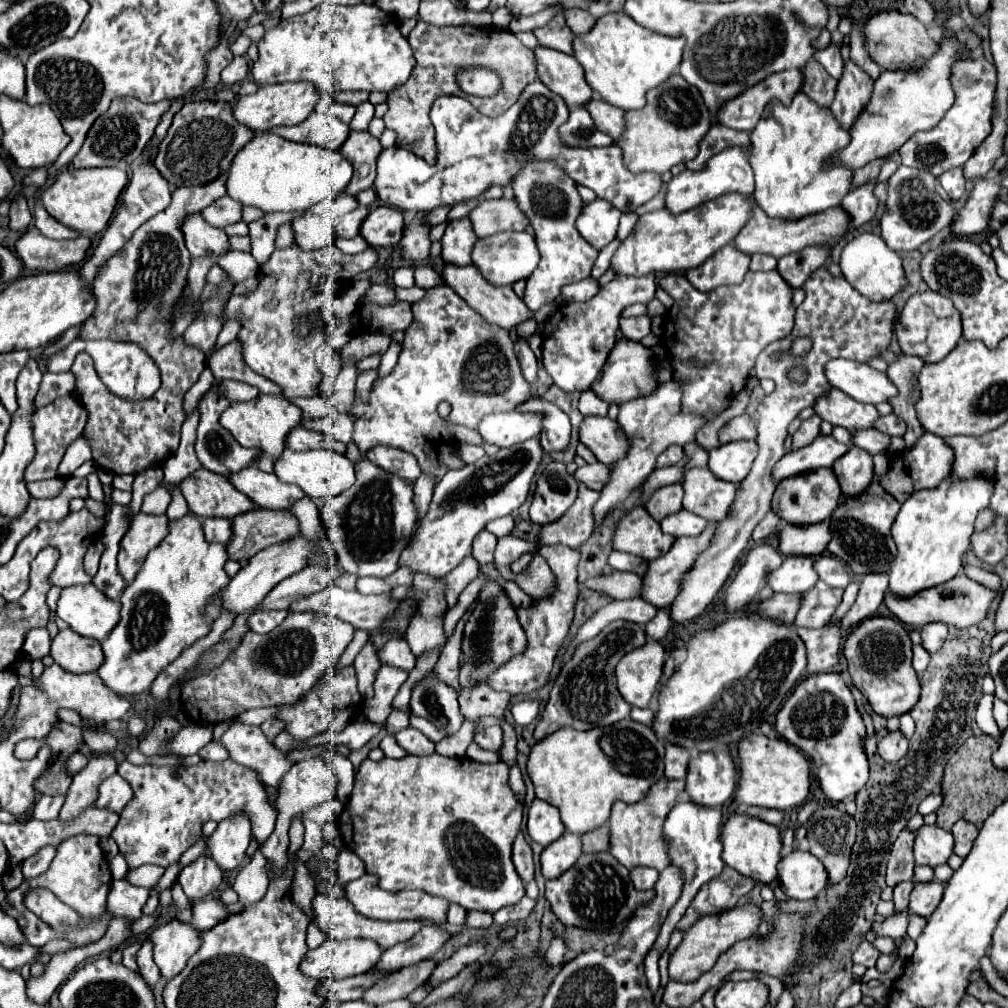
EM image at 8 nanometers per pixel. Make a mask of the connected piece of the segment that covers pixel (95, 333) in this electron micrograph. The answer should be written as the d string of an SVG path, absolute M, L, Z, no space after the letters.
M218 176L206 186L176 188L168 208L152 216L134 236L116 252L94 280L94 296L98 308L94 316L86 320L80 338L82 340L128 340L144 348L160 368L162 384L150 400L122 400L114 396L106 384L98 382L94 372L94 360L82 352L76 356L72 372L76 374L76 388L80 402L88 410L88 424L84 434L90 440L96 466L104 466L114 474L138 474L152 466L162 466L170 458L180 442L180 428L184 422L182 400L186 390L198 380L204 370L204 352L184 344L182 338L170 342L172 330L172 304L182 296L186 288L186 274L190 268L190 252L184 246L180 222L190 212L202 212L216 198L226 194L226 176Z

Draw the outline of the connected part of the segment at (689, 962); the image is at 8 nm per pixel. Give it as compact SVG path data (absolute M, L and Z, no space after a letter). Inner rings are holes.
M744 904L744 906L734 906L732 910L720 912L716 916L702 916L694 926L690 926L684 932L682 944L674 950L670 956L670 978L678 982L694 982L698 980L704 972L708 972L720 954L724 954L732 944L738 940L746 940L750 936L758 934L758 926L762 922L762 910L754 904Z

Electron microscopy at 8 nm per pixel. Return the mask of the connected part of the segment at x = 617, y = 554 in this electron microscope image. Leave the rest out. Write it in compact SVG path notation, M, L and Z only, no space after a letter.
M612 551L608 557L608 564L615 570L633 571L640 577L643 577L648 569L646 560L620 551Z

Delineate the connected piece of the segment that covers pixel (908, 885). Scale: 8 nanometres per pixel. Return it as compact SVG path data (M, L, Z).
M902 882L894 888L894 914L908 908L908 896L912 888L914 888L914 882Z

